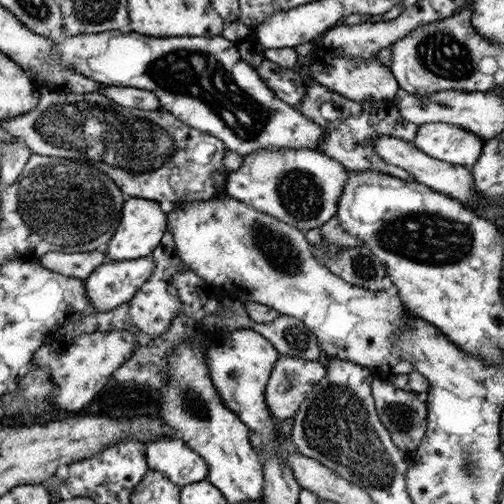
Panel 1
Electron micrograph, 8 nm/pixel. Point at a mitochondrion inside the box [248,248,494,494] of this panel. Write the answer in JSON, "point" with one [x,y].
{"point":[336,425]}

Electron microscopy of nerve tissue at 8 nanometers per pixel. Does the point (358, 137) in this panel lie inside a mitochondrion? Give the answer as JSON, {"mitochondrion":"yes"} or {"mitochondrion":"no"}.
{"mitochondrion":"no"}

